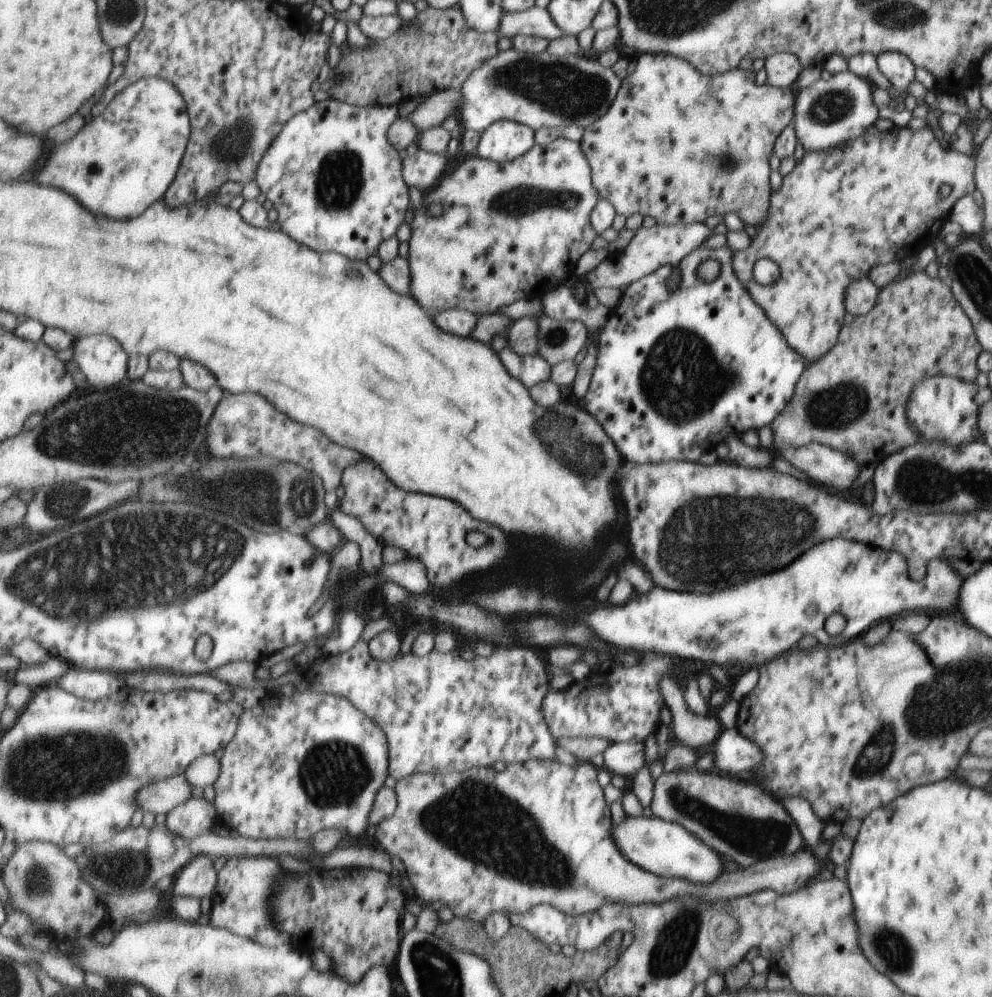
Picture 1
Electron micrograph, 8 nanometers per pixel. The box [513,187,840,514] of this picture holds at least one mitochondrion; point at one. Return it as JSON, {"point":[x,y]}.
{"point":[681,377]}

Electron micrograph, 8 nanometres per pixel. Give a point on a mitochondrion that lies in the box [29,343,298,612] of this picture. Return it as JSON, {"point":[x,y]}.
{"point":[73,435]}

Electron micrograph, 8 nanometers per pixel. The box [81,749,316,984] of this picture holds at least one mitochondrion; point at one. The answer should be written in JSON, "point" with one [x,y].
{"point":[122,868]}

